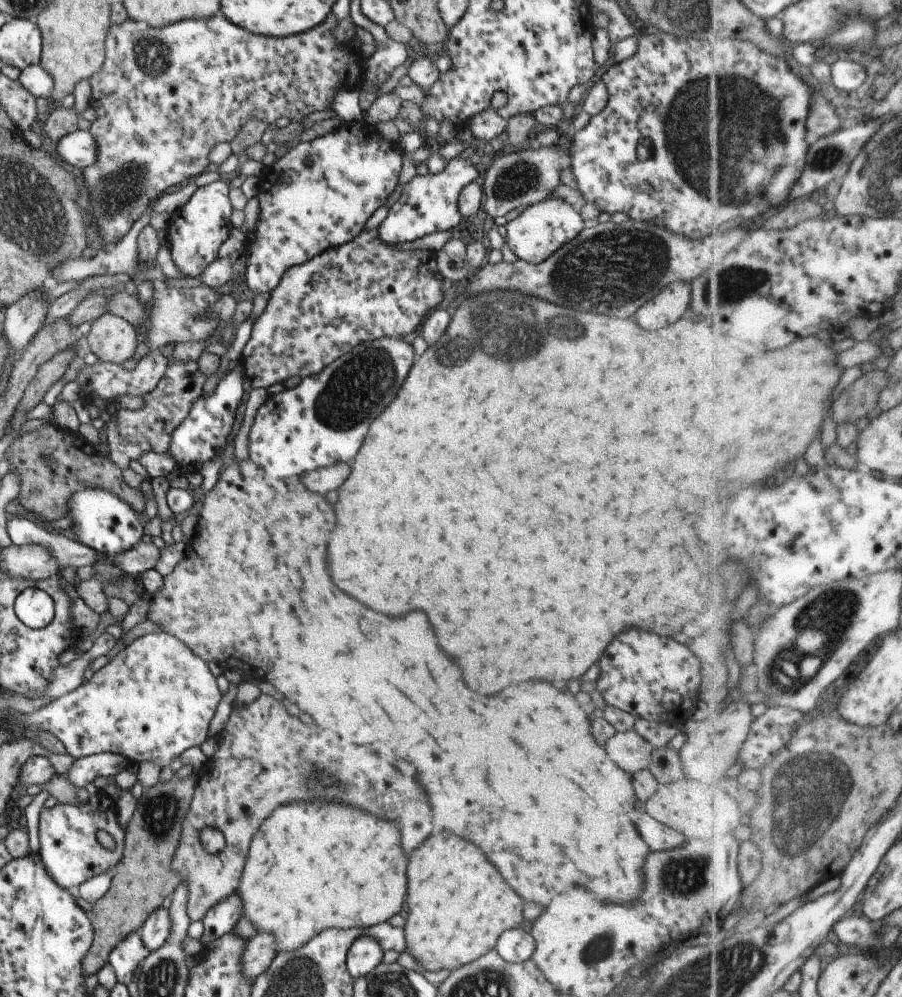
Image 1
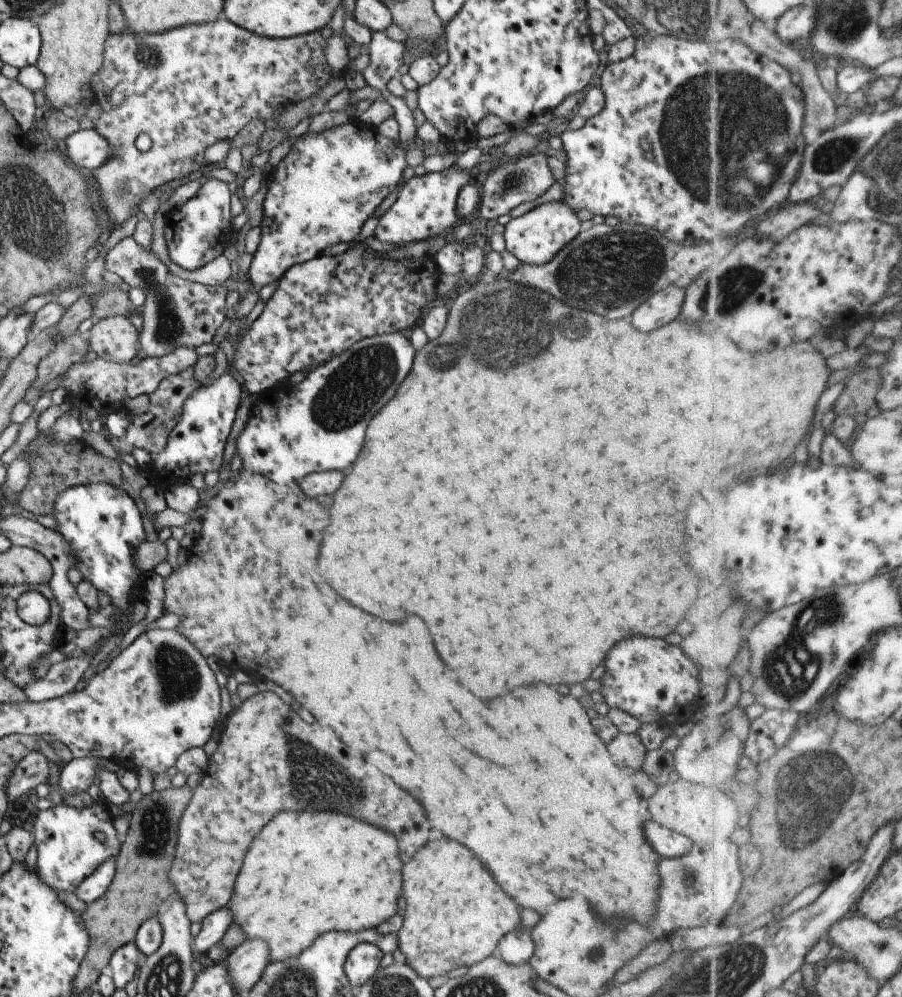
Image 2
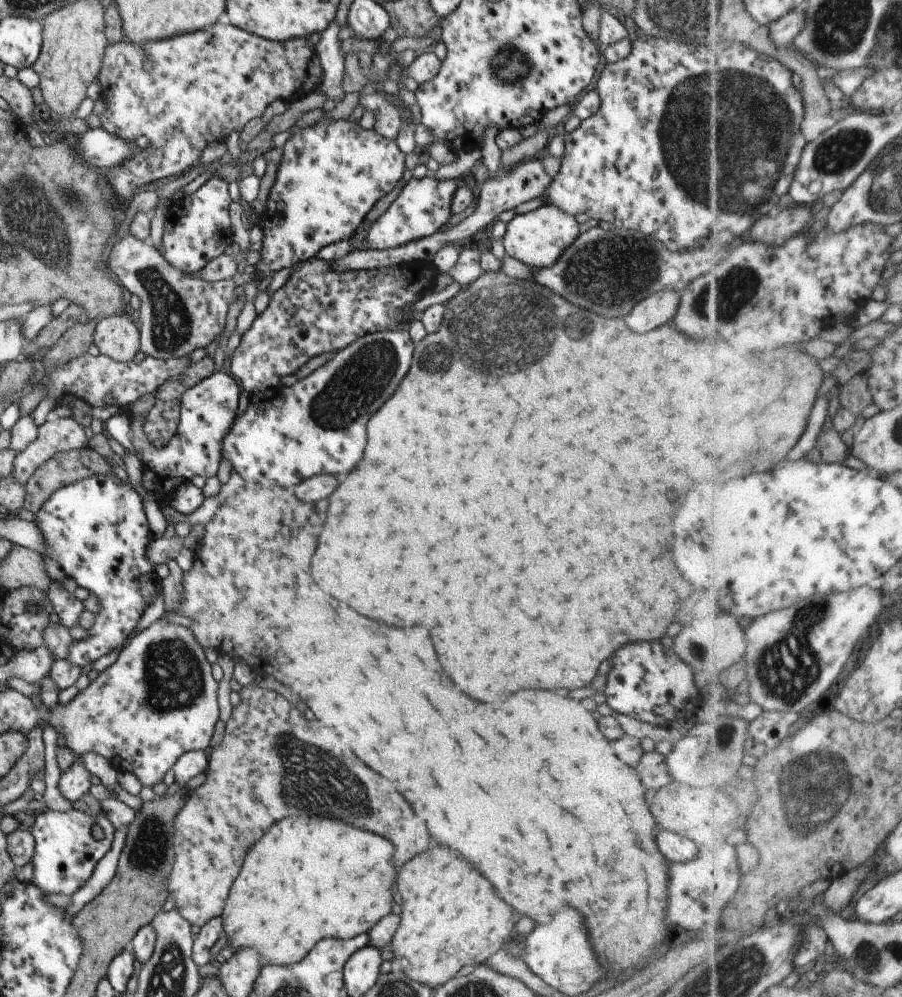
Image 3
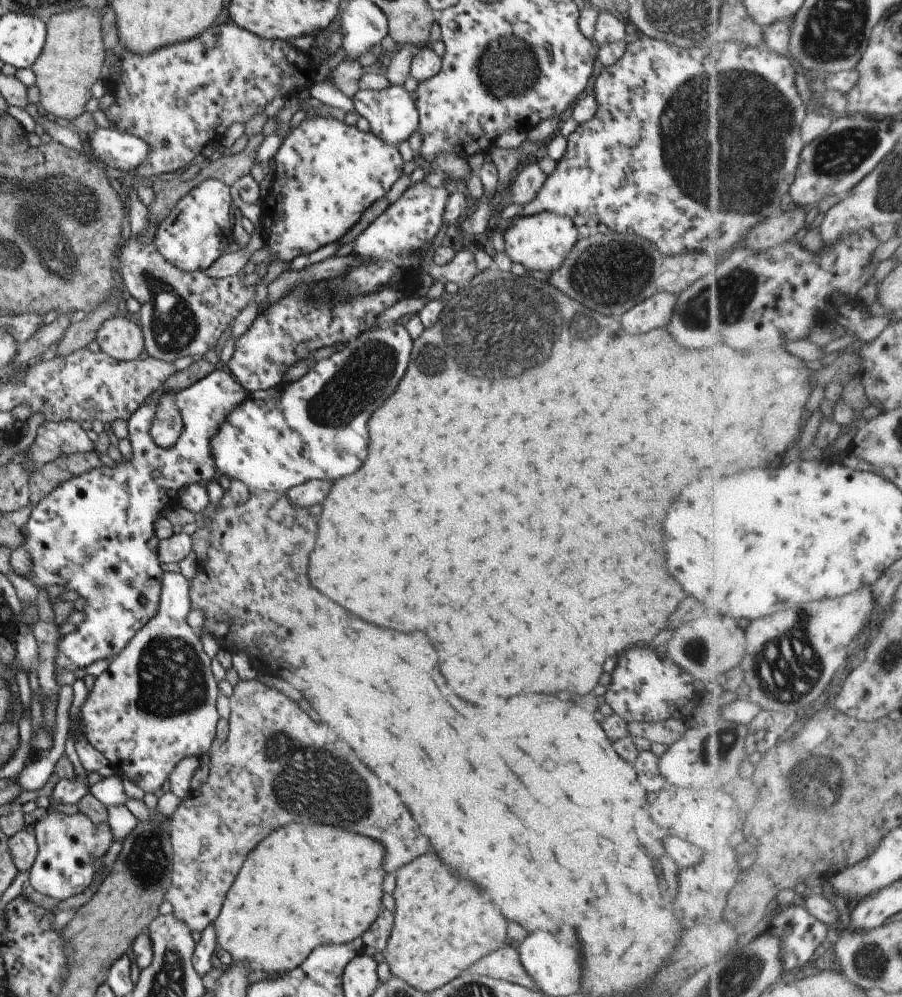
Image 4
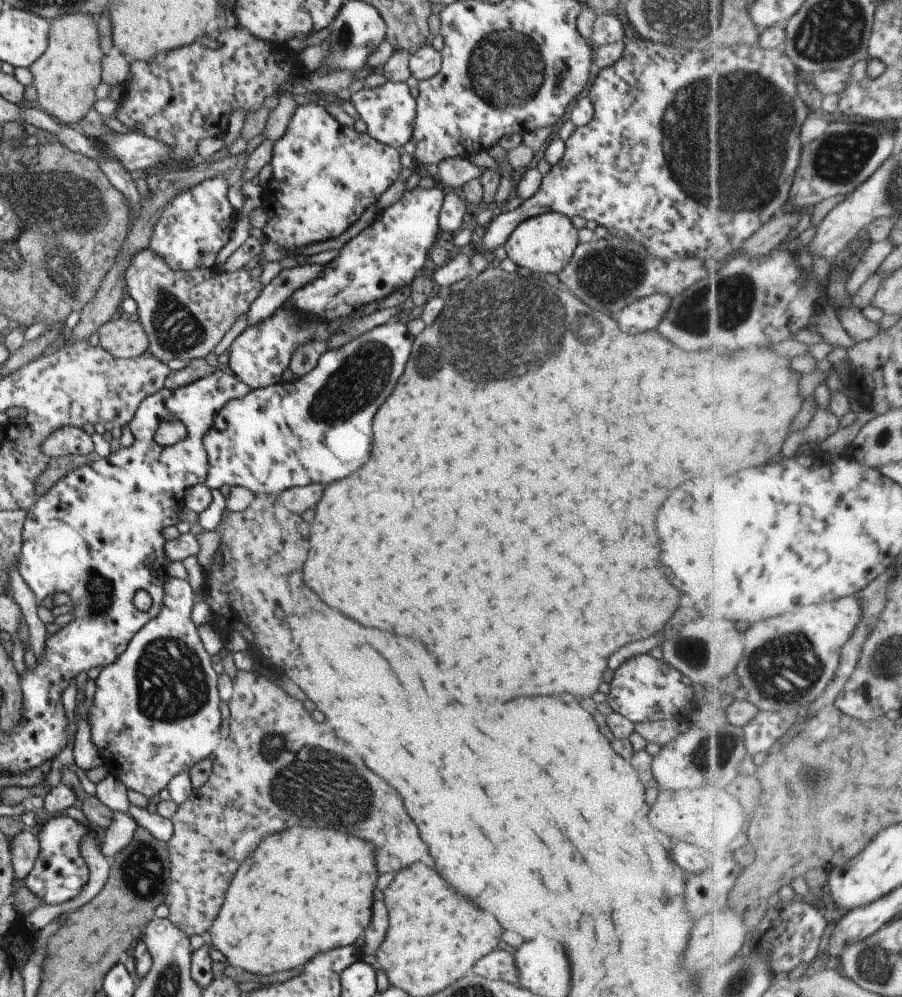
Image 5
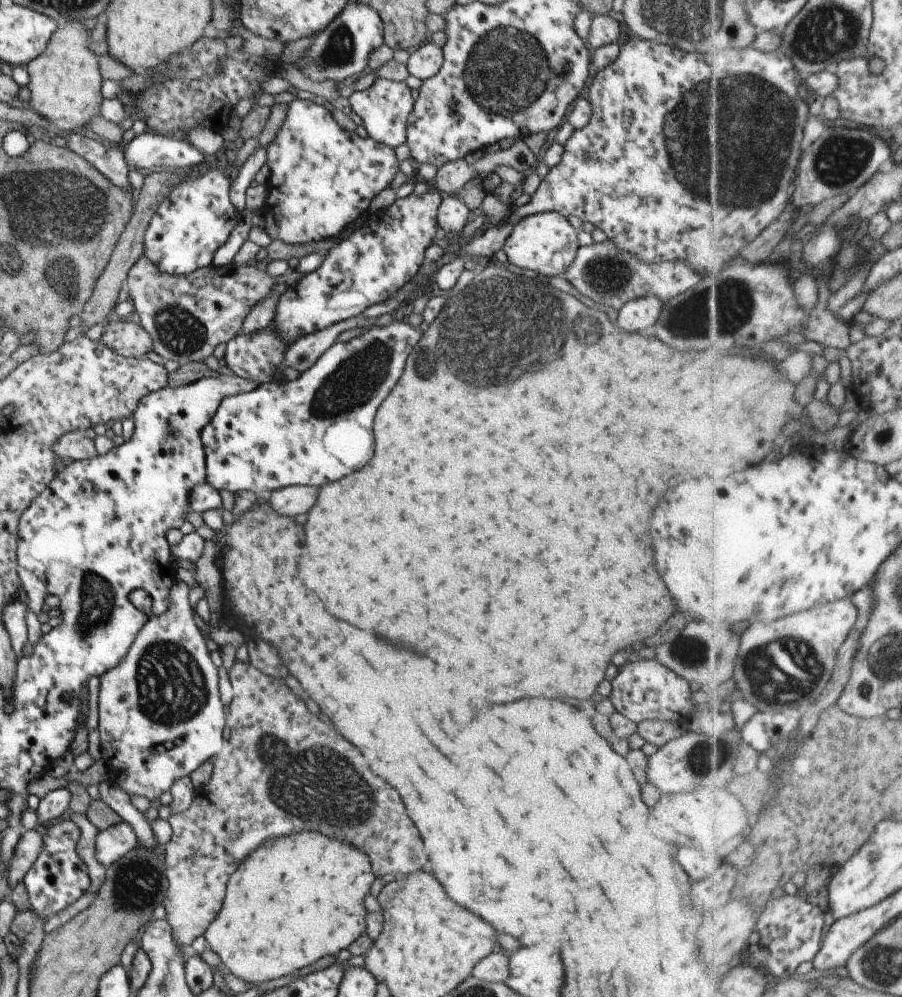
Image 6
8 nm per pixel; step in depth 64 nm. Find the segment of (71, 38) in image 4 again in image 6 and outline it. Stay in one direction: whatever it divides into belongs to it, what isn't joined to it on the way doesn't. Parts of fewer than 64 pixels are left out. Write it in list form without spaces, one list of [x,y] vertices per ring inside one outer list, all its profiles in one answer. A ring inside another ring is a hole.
[[[65,20],[57,23],[53,34],[49,36],[44,52],[25,66],[29,76],[27,82],[29,106],[49,122],[48,129],[51,132],[64,134],[71,130],[84,130],[85,124],[99,114],[99,104],[103,99],[100,93],[102,78],[97,66],[97,56],[93,54],[93,50],[89,50],[90,29],[85,28],[85,22],[81,20]]]

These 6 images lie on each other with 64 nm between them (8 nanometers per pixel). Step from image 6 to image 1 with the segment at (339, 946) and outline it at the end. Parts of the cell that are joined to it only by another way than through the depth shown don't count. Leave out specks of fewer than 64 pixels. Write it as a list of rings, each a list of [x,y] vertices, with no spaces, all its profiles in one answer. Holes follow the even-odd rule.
[[[311,802],[311,804],[281,804],[277,806],[261,825],[255,830],[248,848],[247,858],[241,870],[241,878],[237,887],[237,896],[241,900],[241,908],[243,908],[242,916],[245,916],[253,926],[257,933],[269,932],[275,938],[275,953],[291,952],[299,946],[303,946],[307,940],[319,934],[322,930],[329,928],[337,929],[366,929],[376,924],[389,920],[394,914],[401,911],[401,904],[405,898],[405,886],[407,886],[407,876],[405,869],[407,866],[407,858],[399,848],[399,832],[397,826],[379,818],[373,818],[369,814],[361,814],[359,810],[353,810],[349,806],[337,806],[331,802]]]

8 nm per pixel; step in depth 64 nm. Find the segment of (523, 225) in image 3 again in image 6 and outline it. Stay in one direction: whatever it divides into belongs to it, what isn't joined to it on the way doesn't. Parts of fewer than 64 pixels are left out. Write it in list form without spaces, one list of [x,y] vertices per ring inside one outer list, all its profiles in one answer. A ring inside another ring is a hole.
[[[547,211],[521,218],[501,245],[508,264],[523,270],[533,270],[543,276],[563,276],[565,269],[573,262],[579,246],[574,229],[558,212]]]

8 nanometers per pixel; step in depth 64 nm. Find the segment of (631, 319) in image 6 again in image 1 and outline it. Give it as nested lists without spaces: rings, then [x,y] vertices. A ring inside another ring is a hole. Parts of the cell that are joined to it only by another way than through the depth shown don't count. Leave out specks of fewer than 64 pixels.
[[[671,282],[639,307],[635,312],[635,322],[643,330],[659,330],[661,326],[669,326],[684,316],[689,308],[689,298],[689,283]]]

